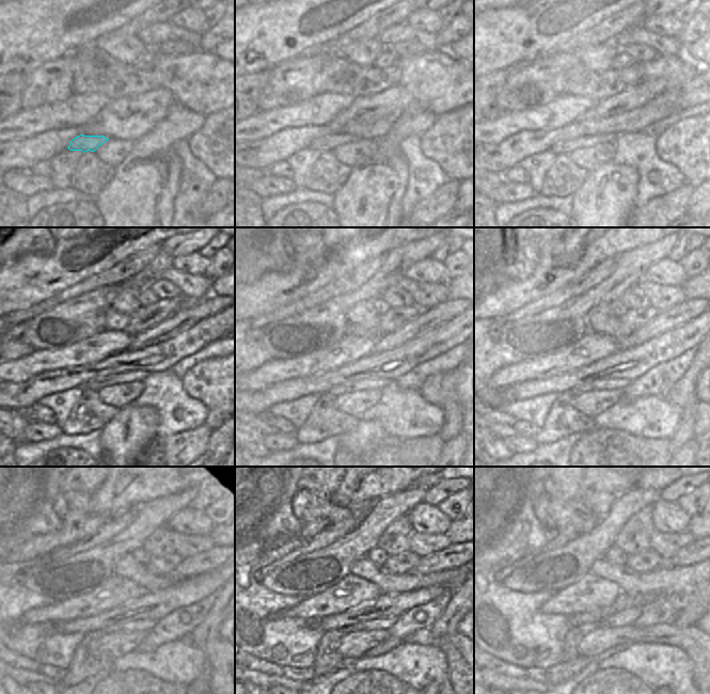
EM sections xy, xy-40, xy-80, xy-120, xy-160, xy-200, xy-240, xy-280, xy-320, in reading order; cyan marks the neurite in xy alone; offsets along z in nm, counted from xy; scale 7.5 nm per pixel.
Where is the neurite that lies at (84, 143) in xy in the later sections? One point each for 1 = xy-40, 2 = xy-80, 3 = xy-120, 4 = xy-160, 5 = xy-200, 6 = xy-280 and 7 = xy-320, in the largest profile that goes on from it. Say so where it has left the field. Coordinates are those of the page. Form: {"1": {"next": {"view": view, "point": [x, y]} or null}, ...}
{"1": {"next": {"view": "xy-40", "point": [328, 143]}}, "2": {"next": {"view": "xy-80", "point": [568, 146]}}, "3": {"next": {"view": "xy-120", "point": [99, 382]}}, "4": {"next": {"view": "xy-160", "point": [367, 383]}}, "5": {"next": {"view": "xy-200", "point": [606, 383]}}, "6": {"next": {"view": "xy-280", "point": [378, 624]}}, "7": {"next": {"view": "xy-320", "point": [627, 617]}}}

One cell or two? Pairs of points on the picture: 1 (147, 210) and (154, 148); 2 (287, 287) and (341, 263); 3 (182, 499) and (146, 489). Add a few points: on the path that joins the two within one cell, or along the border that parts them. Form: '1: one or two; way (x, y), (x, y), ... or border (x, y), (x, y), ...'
1: one; way (141, 192), (141, 174), (129, 162), (136, 156)
2: one; way (300, 279), (320, 264), (328, 263)
3: two; border (191, 487), (148, 500), (144, 503)

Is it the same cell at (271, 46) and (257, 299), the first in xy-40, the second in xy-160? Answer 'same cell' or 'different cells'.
same cell

